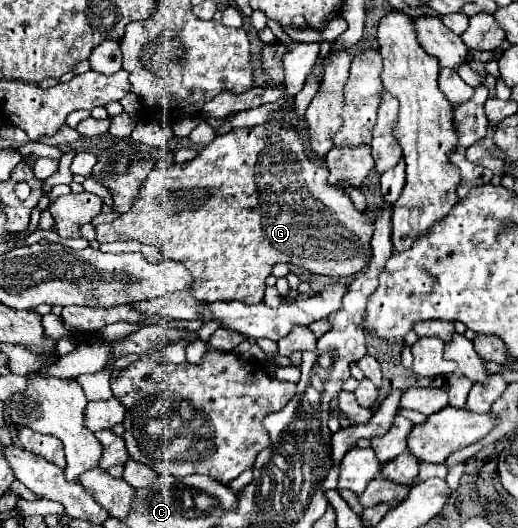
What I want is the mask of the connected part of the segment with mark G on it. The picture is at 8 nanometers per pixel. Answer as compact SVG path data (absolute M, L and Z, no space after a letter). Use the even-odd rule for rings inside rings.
M265 122L259 126L251 126L251 128L233 128L227 134L215 136L213 142L209 142L193 160L185 162L185 164L177 164L173 162L171 166L167 166L165 170L151 170L147 176L147 182L143 184L143 190L137 198L137 202L133 204L133 208L121 216L117 216L113 222L109 224L101 224L97 226L97 242L117 242L117 240L139 240L141 244L157 246L159 250L163 250L165 259L179 260L187 266L187 270L193 276L193 284L189 288L193 298L199 300L223 300L223 302L231 302L231 300L239 300L243 304L259 304L263 302L263 292L265 292L265 278L271 274L271 268L277 262L285 262L285 264L293 264L299 268L305 268L309 272L315 274L325 274L331 278L339 278L339 276L351 276L355 272L365 270L369 258L371 258L371 236L373 236L373 218L365 216L361 212L357 212L357 208L349 202L345 204L343 196L339 196L337 188L331 188L327 182L329 170L323 168L317 160L313 160L305 148L305 140L299 134L299 128L289 126L287 130L281 130L277 122Z

